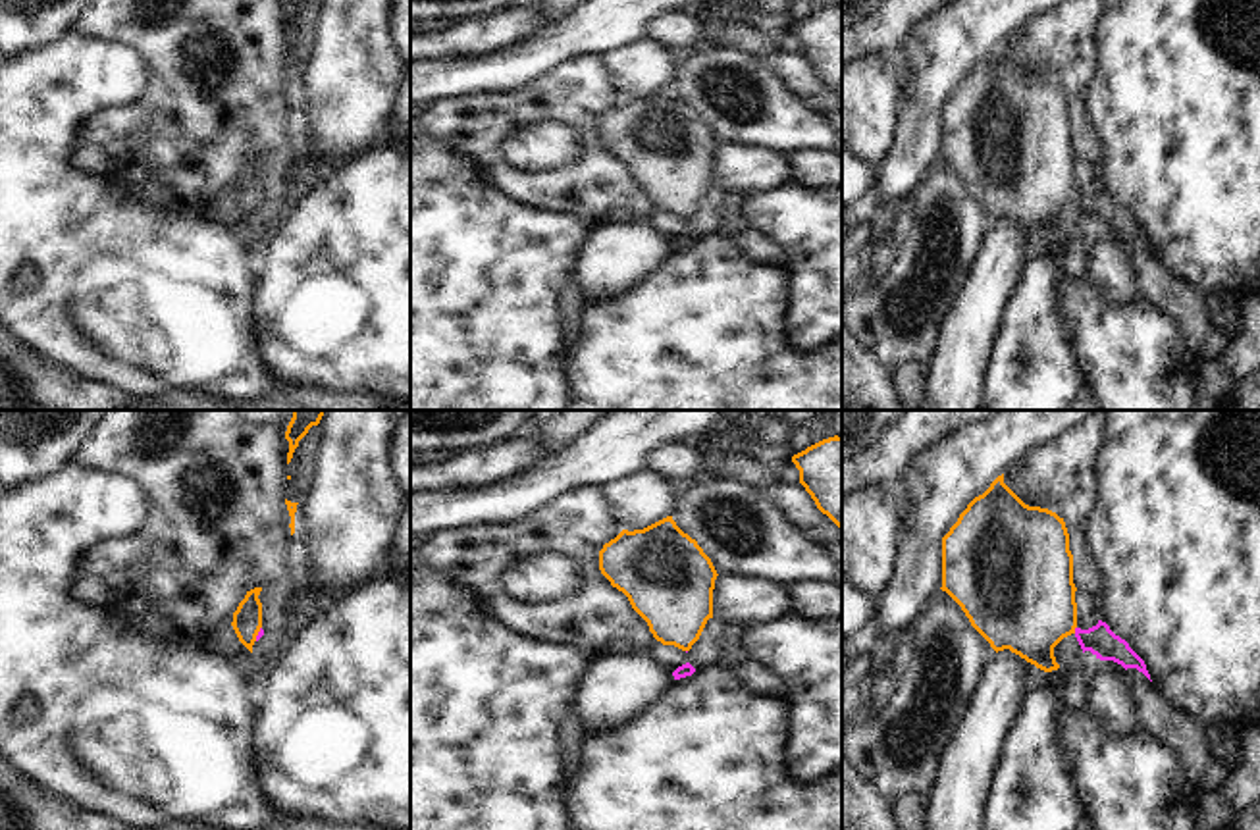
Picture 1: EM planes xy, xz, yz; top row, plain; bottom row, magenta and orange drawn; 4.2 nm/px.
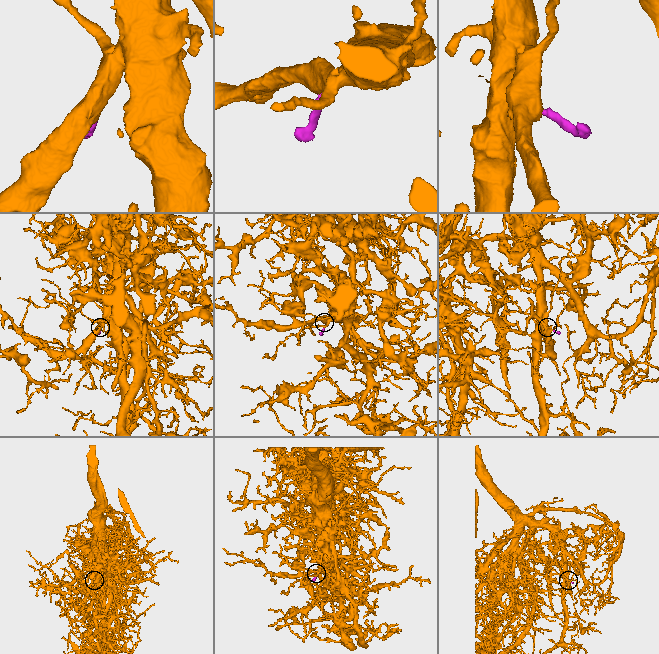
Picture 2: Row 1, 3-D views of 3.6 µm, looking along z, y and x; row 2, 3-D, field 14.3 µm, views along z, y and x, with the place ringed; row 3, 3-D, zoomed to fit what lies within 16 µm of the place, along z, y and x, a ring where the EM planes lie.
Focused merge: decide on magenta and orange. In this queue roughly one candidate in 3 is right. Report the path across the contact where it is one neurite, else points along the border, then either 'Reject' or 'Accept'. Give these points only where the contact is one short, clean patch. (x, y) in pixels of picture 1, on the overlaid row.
Path across: yz (1099, 640), (1089, 640), (1076, 630), (1023, 601). Accept.

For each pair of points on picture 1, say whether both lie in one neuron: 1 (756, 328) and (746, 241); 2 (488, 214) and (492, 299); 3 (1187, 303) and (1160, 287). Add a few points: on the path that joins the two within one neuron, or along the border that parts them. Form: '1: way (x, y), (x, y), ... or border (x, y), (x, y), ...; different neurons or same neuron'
1: border (731, 237), (748, 259), (785, 268); different neurons
2: way (488, 235), (488, 278); same neuron
3: way (1181, 301), (1166, 291); same neuron

